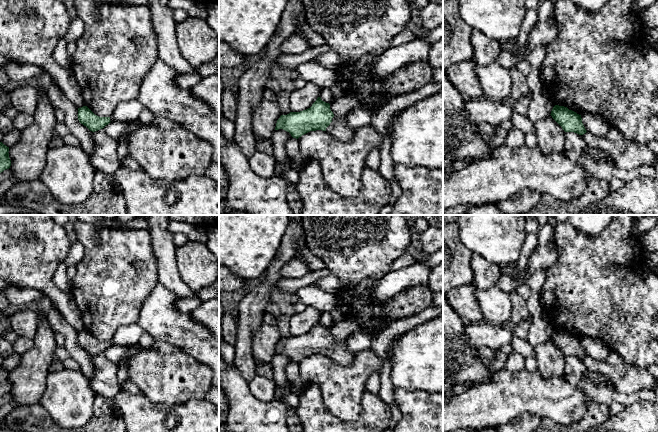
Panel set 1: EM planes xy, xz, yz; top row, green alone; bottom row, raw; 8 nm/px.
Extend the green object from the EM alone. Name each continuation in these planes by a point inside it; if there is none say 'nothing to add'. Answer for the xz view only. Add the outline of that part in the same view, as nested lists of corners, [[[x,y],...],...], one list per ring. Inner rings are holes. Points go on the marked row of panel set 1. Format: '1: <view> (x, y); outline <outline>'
1: xz (338, 128); outline [[[333,117],[332,122],[326,128],[326,132],[341,141],[351,140],[355,134],[355,131],[356,129],[353,129],[348,125],[346,117],[343,117],[341,119]]]

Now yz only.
nothing to add

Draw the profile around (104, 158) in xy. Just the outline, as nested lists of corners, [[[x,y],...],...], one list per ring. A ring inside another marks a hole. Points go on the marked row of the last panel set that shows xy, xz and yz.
[[[104,129],[93,132],[93,153],[89,155],[95,170],[113,175],[120,167],[117,154],[118,141],[110,137]]]

